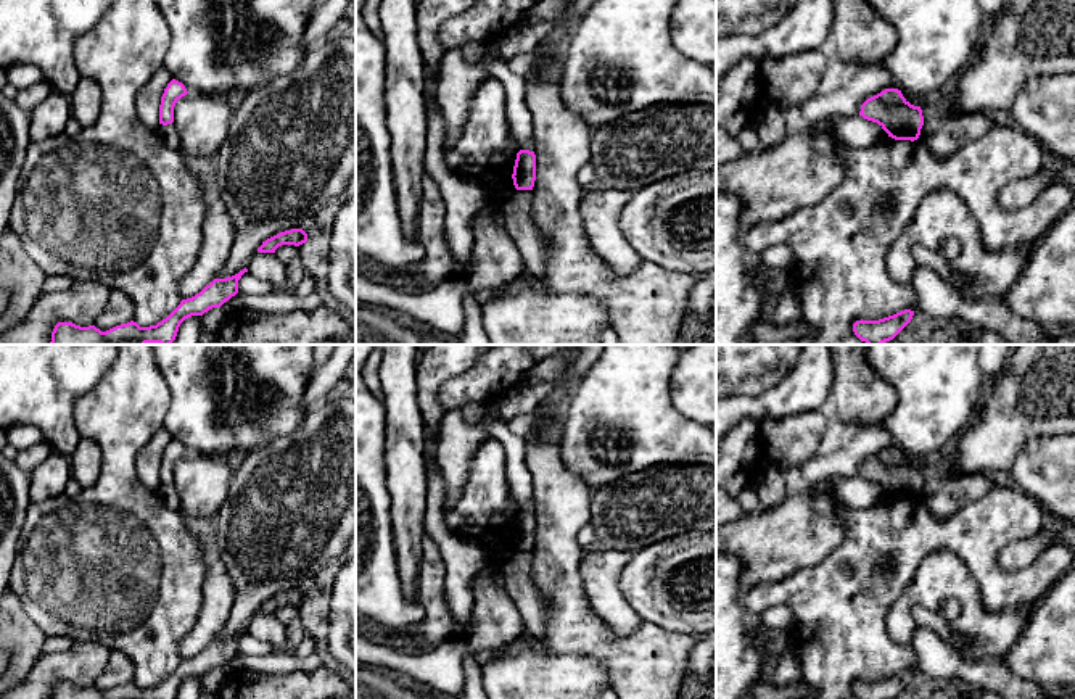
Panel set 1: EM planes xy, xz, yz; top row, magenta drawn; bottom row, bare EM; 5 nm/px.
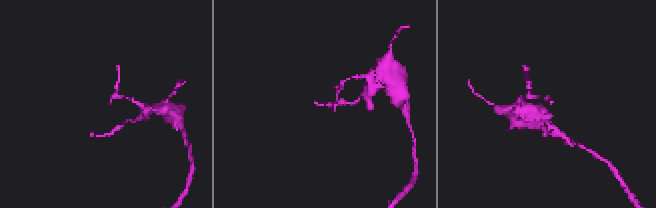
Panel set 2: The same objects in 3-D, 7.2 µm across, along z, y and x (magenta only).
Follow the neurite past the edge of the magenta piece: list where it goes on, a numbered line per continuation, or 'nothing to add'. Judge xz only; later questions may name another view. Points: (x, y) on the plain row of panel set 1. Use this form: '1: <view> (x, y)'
nothing to add

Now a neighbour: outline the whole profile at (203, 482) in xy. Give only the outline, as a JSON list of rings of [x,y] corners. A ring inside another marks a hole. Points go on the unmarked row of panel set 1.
[[[187,454],[174,467],[180,509],[192,517],[212,520],[230,493],[235,461],[222,456]]]

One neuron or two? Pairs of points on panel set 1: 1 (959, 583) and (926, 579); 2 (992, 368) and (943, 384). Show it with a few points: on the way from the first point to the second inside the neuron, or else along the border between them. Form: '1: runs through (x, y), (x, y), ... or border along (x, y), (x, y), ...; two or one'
1: runs through (951, 580), (934, 579); one
2: border along (977, 361), (985, 384); two

